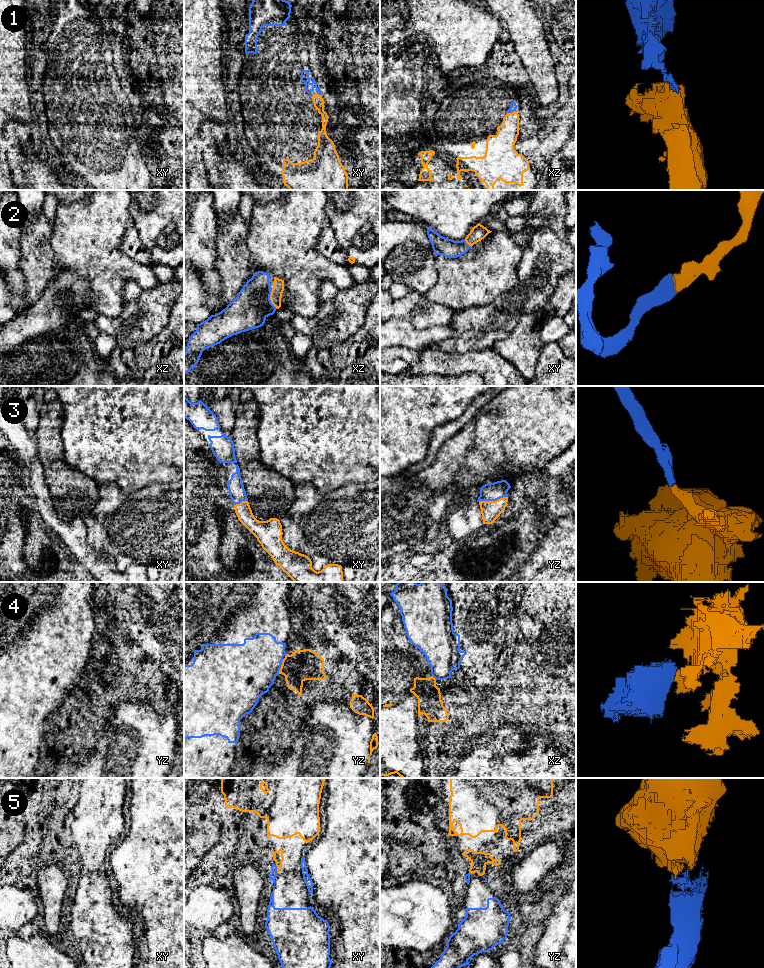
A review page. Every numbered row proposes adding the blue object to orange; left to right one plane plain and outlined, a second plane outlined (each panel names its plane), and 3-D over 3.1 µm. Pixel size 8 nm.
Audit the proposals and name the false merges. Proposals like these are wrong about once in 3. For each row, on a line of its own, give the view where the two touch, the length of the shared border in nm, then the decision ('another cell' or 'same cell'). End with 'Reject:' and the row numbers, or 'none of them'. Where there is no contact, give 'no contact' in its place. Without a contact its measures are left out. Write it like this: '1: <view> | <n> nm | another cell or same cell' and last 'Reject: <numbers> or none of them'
1: xz | 80 nm | same cell
2: xz | 170 nm | same cell
3: yz | 240 nm | same cell
4: yz | 130 nm | another cell
5: xy | 70 nm | same cell
Reject: 4

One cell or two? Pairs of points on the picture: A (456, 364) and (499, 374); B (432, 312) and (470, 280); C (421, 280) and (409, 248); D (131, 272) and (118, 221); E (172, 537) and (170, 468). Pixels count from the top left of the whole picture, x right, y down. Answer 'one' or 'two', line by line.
A: one
B: two
C: one
D: one
E: two

